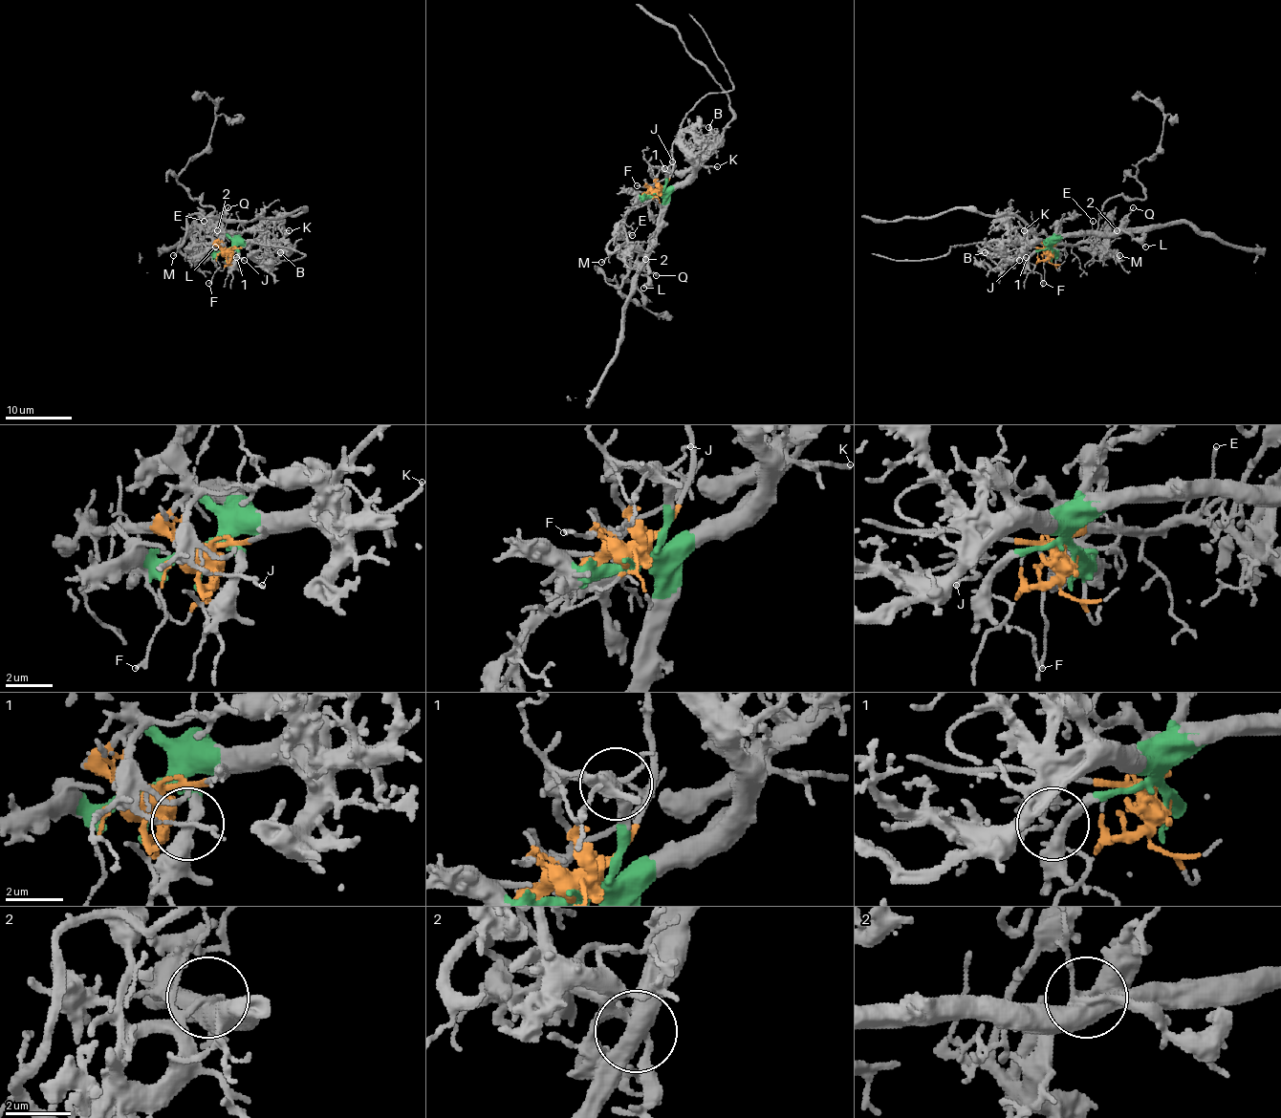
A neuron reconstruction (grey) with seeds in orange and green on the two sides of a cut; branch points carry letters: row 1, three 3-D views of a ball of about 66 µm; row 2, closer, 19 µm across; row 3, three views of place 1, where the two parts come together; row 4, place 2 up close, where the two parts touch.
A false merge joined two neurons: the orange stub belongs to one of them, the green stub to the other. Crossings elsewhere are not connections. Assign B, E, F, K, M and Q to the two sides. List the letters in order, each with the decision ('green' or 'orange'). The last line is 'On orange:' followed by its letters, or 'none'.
B: green
E: orange
F: orange
K: green
M: orange
Q: orange
On orange: E, F, M, Q

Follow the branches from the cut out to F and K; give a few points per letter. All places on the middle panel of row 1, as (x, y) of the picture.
F: (658, 194), (644, 185), (636, 185)
K: (658, 194), (682, 187), (701, 165), (718, 167)

